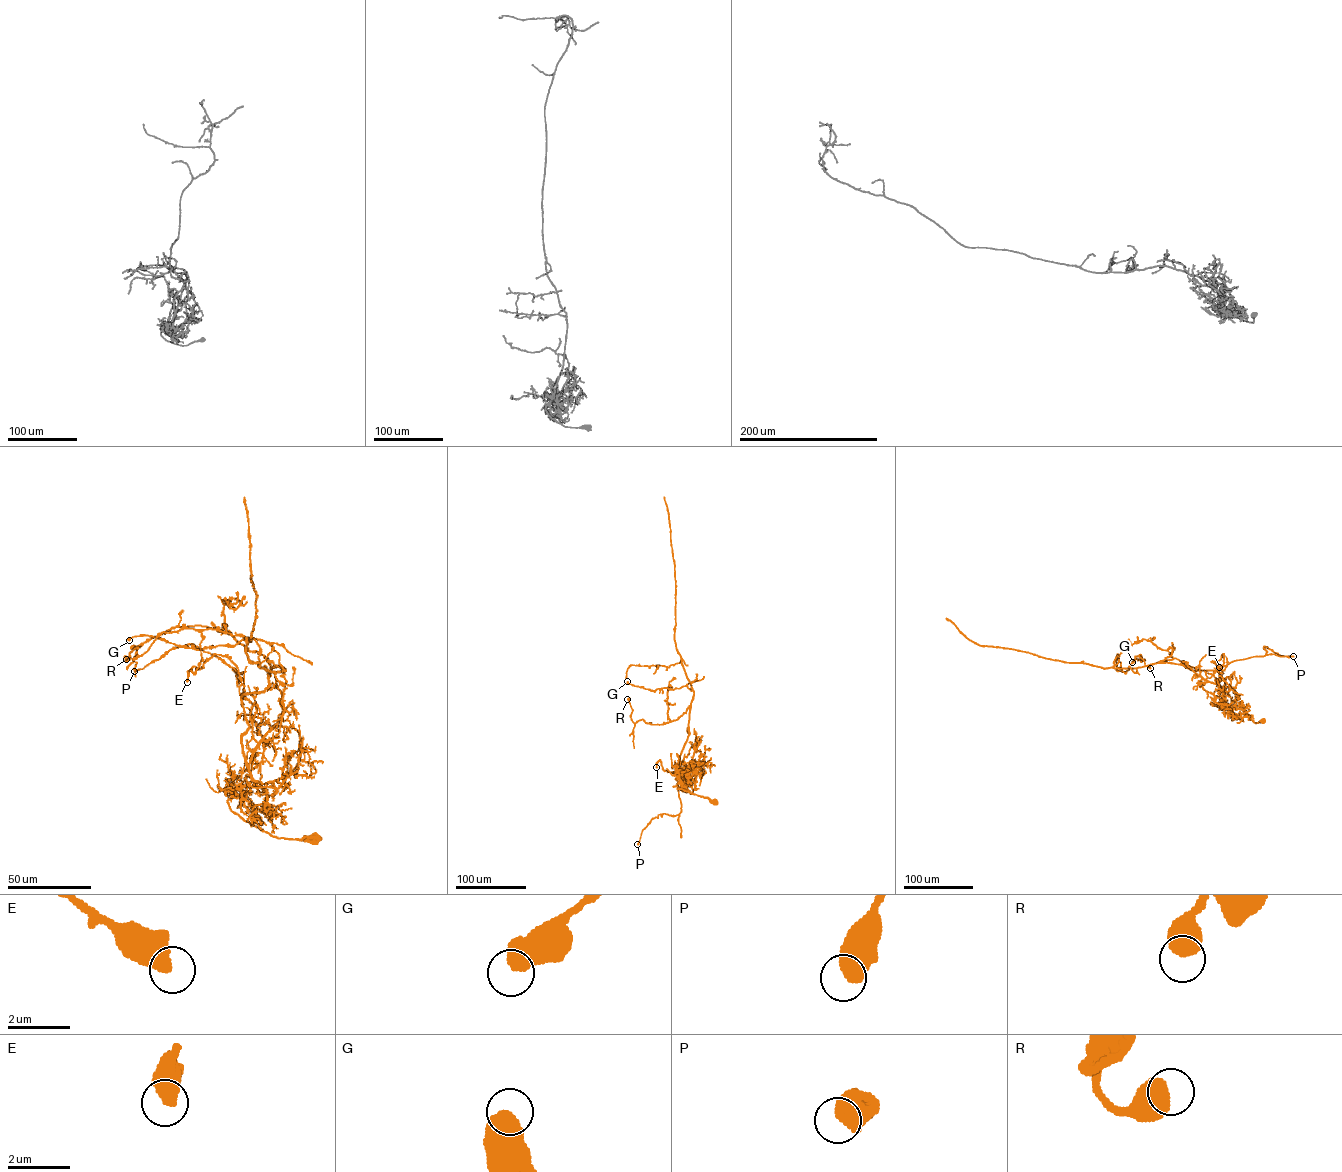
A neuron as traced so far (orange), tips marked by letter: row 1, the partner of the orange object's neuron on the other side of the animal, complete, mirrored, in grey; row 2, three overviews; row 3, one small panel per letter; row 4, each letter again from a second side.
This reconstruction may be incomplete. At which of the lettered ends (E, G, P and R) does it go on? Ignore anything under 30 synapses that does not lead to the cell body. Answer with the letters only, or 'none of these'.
none of these

